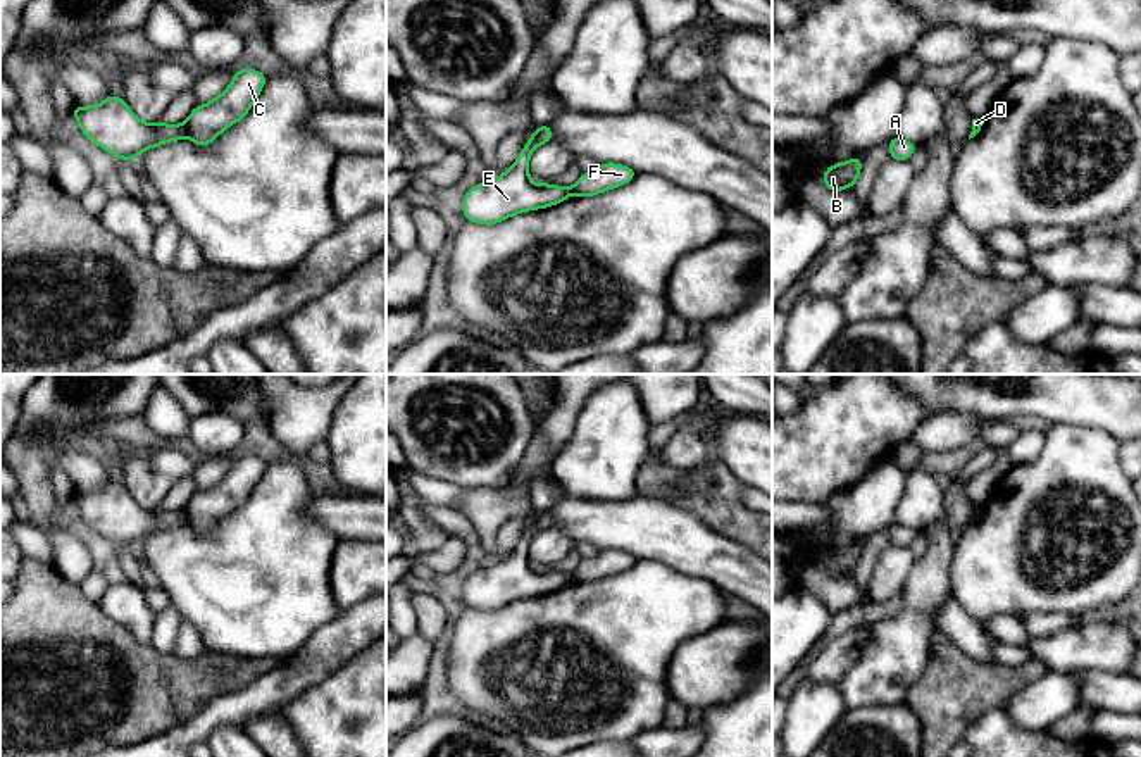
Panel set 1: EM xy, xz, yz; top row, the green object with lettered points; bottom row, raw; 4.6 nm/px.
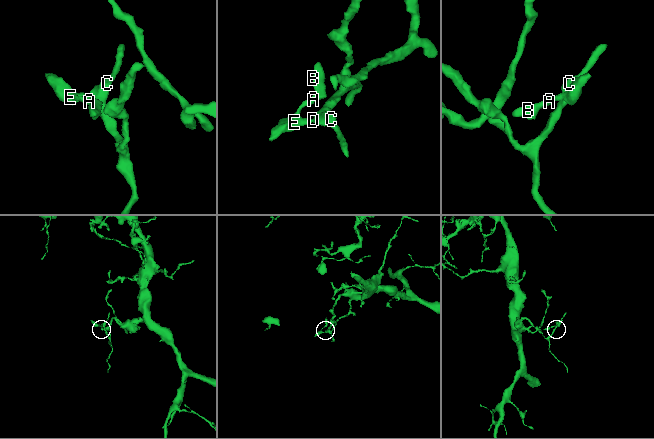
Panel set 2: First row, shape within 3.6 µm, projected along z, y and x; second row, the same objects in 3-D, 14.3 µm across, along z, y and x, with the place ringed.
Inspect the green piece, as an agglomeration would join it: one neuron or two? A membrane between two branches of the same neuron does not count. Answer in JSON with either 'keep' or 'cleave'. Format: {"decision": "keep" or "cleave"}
{"decision": "cleave"}

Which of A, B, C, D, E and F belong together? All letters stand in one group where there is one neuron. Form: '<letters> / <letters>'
A B E / C D F

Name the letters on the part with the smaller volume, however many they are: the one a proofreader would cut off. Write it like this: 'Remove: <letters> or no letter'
Remove: A, B, E

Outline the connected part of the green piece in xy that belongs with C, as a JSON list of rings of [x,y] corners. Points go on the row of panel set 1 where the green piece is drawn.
[[[236,69],[229,86],[188,116],[186,136],[198,147],[210,145],[222,131],[240,122],[260,95],[267,76],[257,69]]]

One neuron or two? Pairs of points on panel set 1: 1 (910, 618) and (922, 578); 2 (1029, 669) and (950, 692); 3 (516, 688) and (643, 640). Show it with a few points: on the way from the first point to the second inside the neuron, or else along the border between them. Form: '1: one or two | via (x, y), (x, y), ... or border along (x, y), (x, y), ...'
1: one | via (919, 607), (922, 588)
2: one | via (1010, 678), (969, 688)
3: one | via (547, 669), (583, 664), (612, 640)

